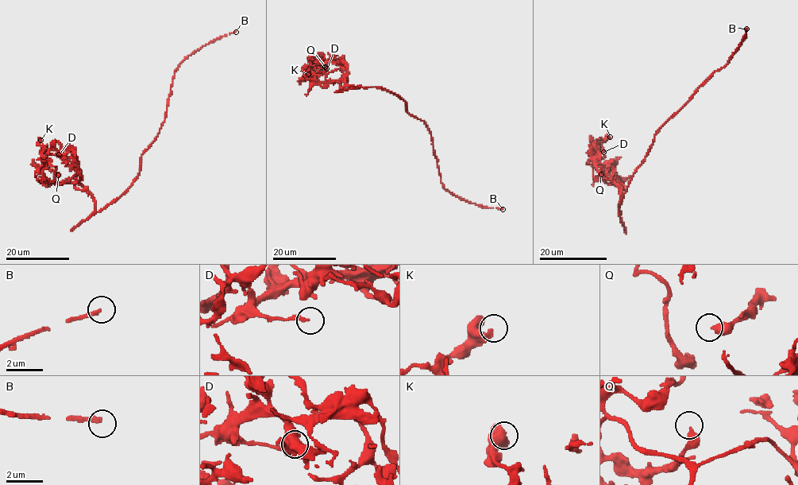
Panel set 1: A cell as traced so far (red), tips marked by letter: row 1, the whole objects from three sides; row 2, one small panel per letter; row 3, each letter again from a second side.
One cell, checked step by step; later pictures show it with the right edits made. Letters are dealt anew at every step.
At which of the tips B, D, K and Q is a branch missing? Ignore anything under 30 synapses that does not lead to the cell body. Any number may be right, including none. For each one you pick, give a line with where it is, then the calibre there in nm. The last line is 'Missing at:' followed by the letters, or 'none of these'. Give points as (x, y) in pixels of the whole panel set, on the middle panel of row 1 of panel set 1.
B: Place: (503, 209). Thickness 240 nm
Missing at: B

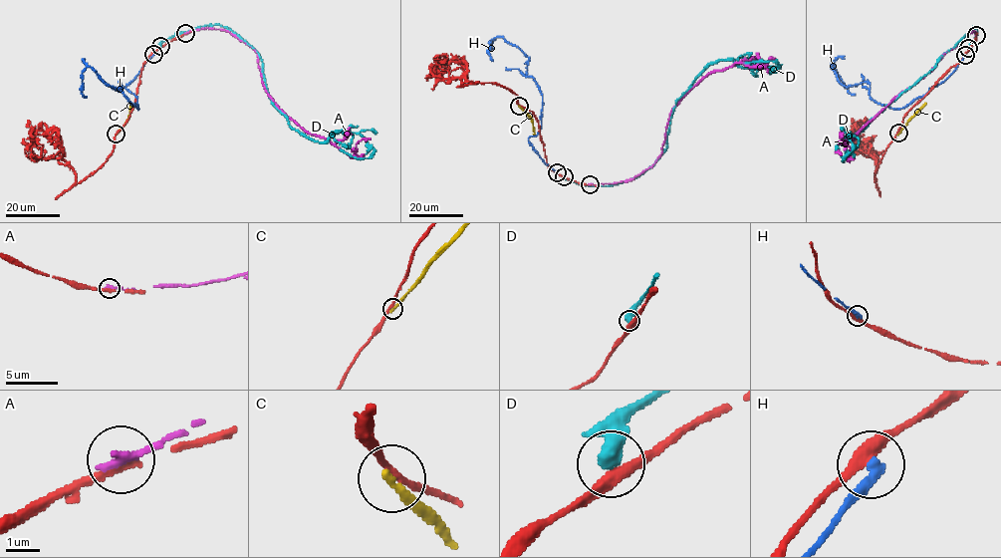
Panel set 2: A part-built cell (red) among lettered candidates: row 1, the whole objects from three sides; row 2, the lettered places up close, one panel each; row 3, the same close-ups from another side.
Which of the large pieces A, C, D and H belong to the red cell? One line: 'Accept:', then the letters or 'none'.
Accept: none

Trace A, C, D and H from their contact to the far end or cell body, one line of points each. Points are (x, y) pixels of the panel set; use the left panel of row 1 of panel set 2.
A: (185, 33), (224, 29), (244, 42), (257, 54), (266, 93), (309, 133), (352, 156), (356, 144), (370, 139)
C: (116, 134), (127, 119), (130, 103)
D: (160, 46), (201, 27), (235, 32), (293, 129), (318, 141), (358, 133), (375, 152), (339, 147)
H: (153, 54), (125, 87), (137, 109), (120, 84), (107, 85), (89, 67), (82, 72), (85, 96)

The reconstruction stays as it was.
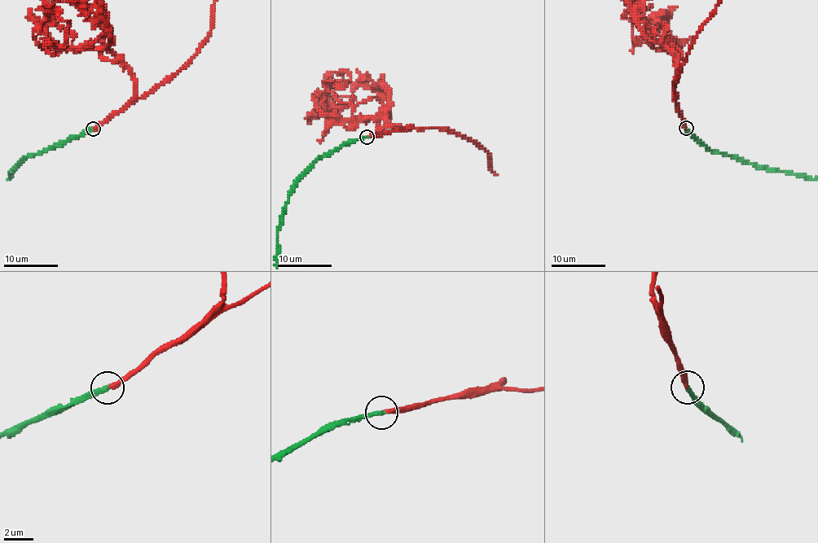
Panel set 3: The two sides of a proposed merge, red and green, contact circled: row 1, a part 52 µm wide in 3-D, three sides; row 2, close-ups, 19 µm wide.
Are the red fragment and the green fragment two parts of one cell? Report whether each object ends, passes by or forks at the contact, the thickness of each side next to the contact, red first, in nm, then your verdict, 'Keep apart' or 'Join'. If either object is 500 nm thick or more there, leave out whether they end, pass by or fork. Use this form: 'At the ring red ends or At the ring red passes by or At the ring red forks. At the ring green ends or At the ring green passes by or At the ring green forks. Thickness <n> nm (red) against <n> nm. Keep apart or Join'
At the ring red ends. At the ring green ends. Thickness 280 nm (red) against 340 nm. Join

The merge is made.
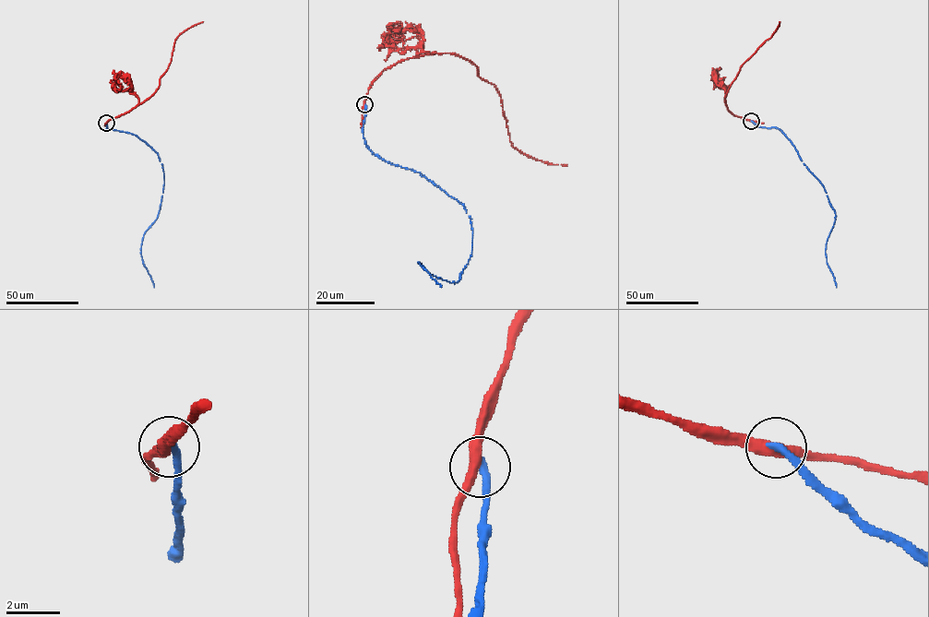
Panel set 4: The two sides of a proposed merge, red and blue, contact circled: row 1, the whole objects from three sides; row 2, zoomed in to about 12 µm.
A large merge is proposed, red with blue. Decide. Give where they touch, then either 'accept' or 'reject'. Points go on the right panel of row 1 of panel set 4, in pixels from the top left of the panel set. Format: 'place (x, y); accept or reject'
place (751, 121); reject

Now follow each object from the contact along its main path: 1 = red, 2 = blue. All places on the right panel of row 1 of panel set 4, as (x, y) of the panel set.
1: (751, 121), (735, 116), (728, 110), (725, 96), (741, 66), (770, 37), (780, 22)
2: (751, 121), (760, 126), (779, 129), (823, 185), (836, 215), (825, 255), (836, 287)

